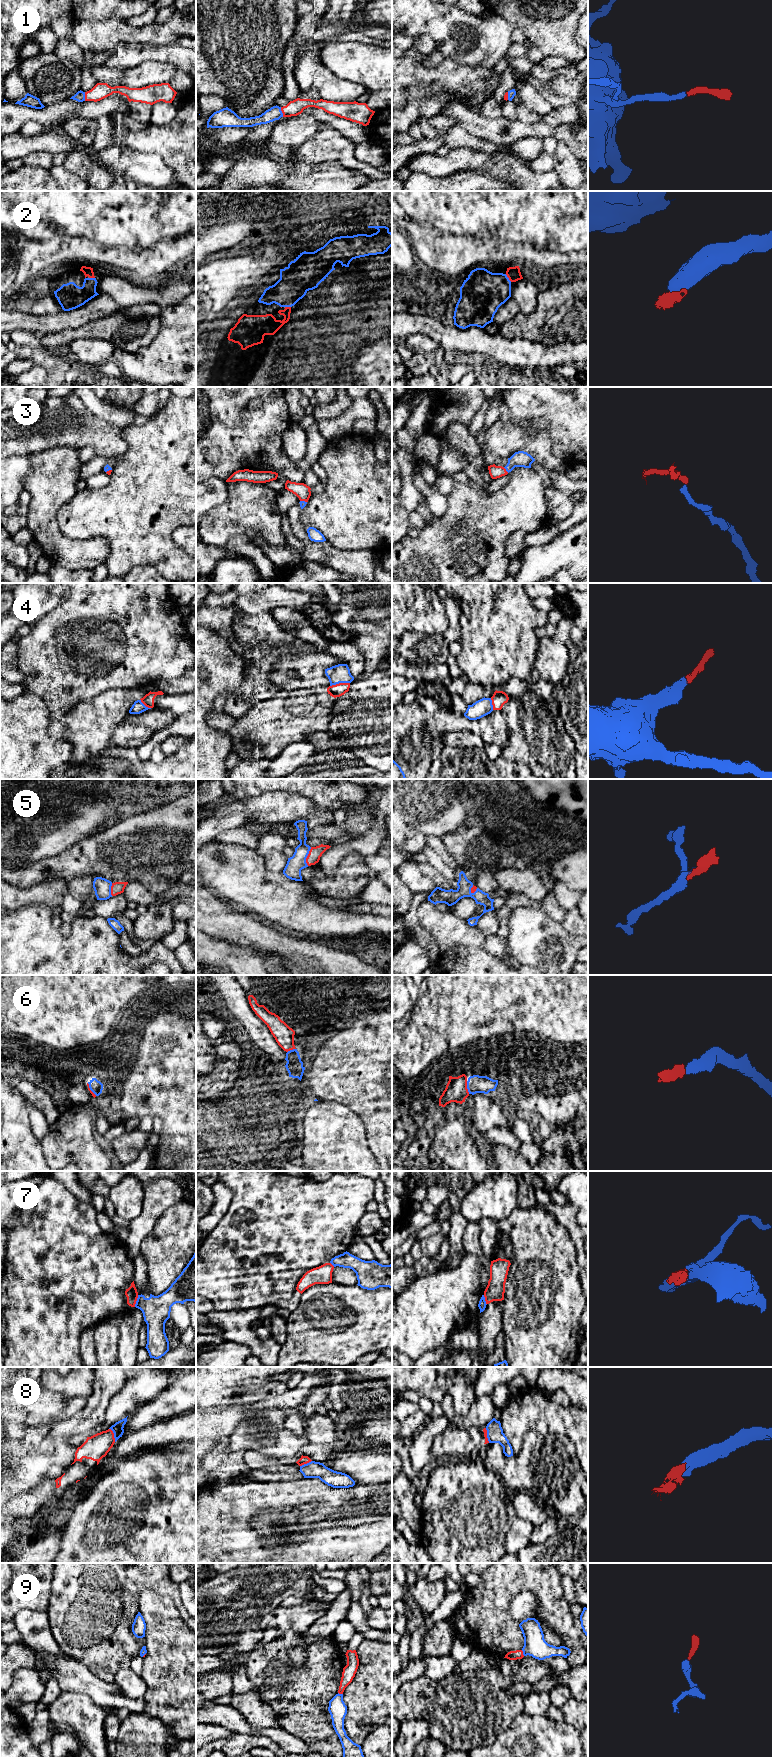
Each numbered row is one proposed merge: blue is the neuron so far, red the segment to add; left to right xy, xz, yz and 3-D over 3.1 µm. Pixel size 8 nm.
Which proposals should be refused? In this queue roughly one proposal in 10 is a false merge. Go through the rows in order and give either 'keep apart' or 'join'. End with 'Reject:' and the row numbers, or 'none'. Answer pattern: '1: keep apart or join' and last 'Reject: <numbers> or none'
1: join
2: join
3: join
4: join
5: join
6: join
7: keep apart
8: join
9: join
Reject: 7

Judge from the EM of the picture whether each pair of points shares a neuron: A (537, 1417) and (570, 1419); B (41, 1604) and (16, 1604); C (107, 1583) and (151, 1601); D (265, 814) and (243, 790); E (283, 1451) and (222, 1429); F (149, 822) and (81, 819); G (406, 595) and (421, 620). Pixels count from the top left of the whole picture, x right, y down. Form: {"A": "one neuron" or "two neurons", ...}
{"A": "one neuron", "B": "one neuron", "C": "two neurons", "D": "two neurons", "E": "two neurons", "F": "two neurons", "G": "one neuron"}

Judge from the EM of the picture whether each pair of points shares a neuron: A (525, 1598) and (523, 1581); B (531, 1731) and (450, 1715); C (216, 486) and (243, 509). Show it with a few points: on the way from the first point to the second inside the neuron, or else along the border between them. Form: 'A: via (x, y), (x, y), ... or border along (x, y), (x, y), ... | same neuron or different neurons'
A: border along (540, 1605), (532, 1593), (521, 1590), (509, 1607) | different neurons
B: border along (523, 1712), (518, 1714), (492, 1743) | different neurons
C: border along (227, 482), (227, 498), (209, 510) | different neurons

